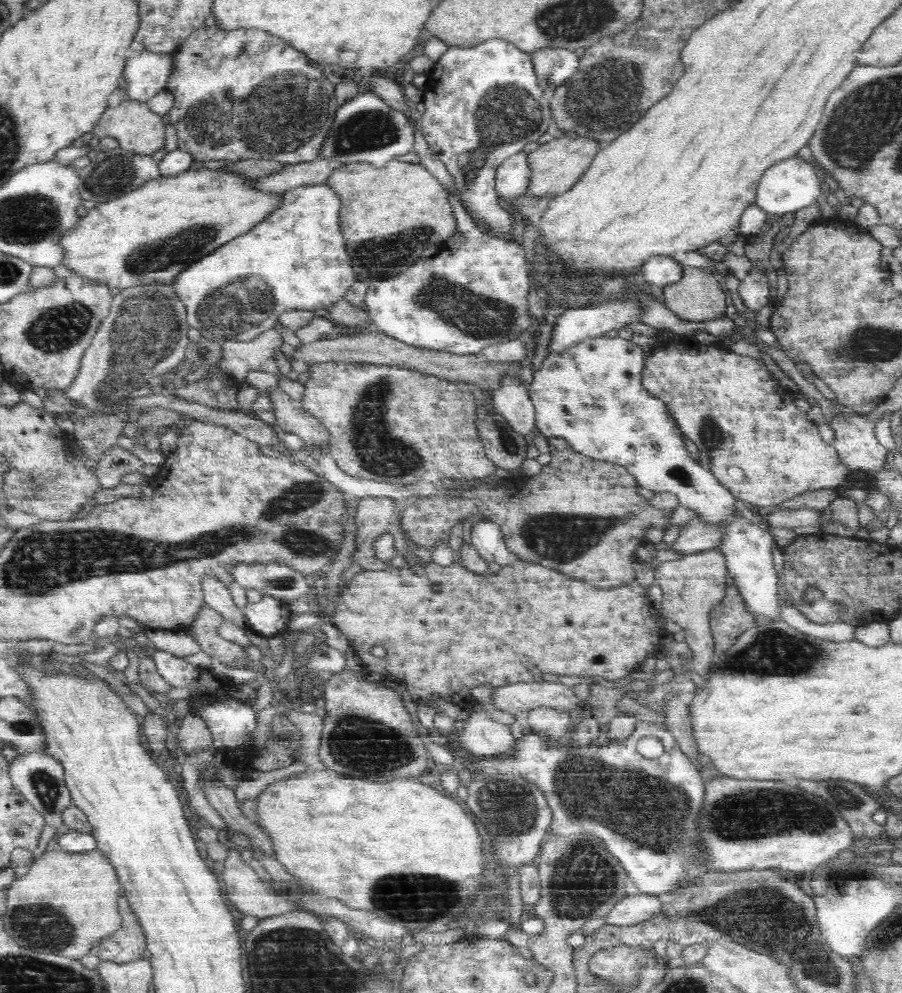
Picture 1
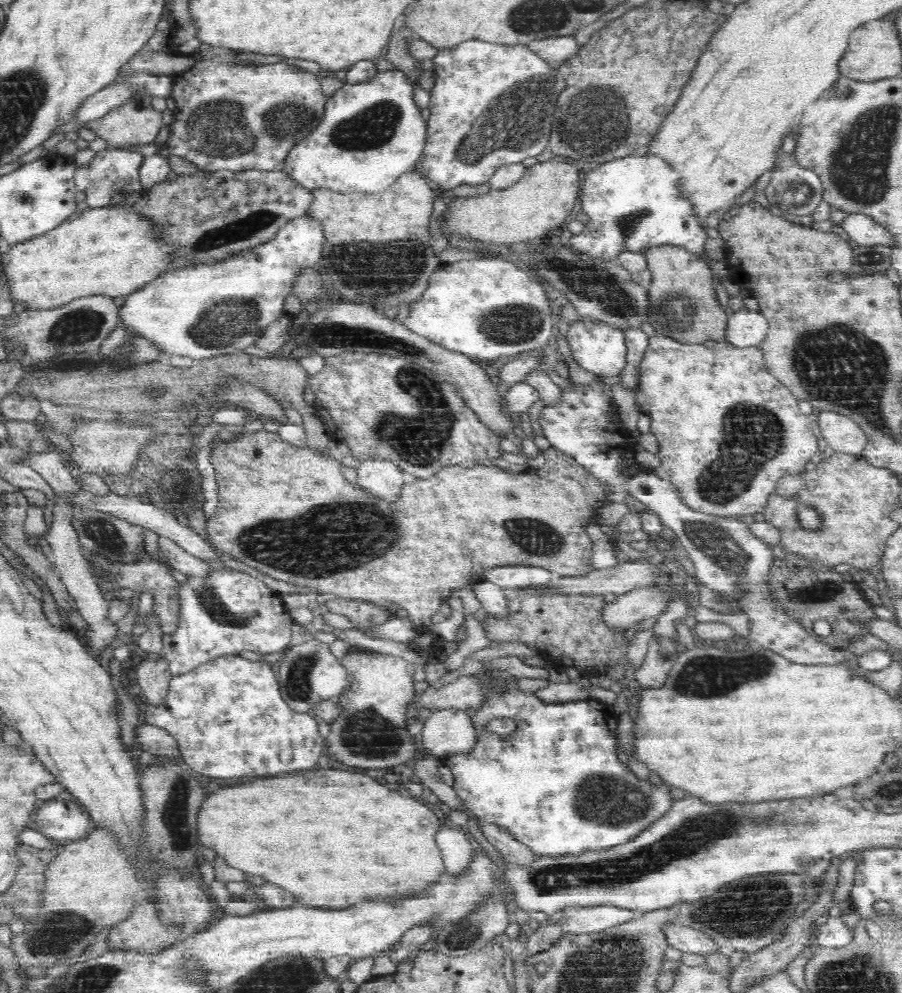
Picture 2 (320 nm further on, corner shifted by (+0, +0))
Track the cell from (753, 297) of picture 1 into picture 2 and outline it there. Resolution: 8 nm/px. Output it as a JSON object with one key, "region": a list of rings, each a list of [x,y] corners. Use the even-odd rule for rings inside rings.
{"region":[[[740,309],[727,320],[725,342],[732,346],[758,347],[766,336],[766,330],[768,322],[760,312]]]}

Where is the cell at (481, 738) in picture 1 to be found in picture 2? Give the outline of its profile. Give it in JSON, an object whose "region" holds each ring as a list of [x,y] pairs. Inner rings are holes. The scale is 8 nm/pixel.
{"region":[[[444,708],[434,711],[423,722],[420,746],[427,755],[443,757],[468,752],[477,741],[477,732],[466,711]]]}

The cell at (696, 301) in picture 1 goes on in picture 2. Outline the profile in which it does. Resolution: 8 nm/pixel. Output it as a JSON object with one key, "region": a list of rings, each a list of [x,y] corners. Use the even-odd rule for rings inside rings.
{"region":[[[653,246],[645,248],[642,253],[647,260],[647,269],[653,276],[651,286],[647,289],[647,322],[654,332],[670,336],[683,344],[703,344],[711,338],[718,344],[723,343],[728,314],[718,303],[713,274],[706,261],[682,246]]]}

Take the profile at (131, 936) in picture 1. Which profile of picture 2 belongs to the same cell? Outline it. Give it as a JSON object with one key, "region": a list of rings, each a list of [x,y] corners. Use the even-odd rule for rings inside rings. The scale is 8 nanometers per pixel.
{"region":[[[154,902],[138,904],[127,920],[119,922],[110,930],[108,944],[113,945],[112,951],[116,952],[139,952],[139,954],[158,954],[162,949],[173,945],[180,936],[177,927],[165,927],[160,924],[156,914]]]}

